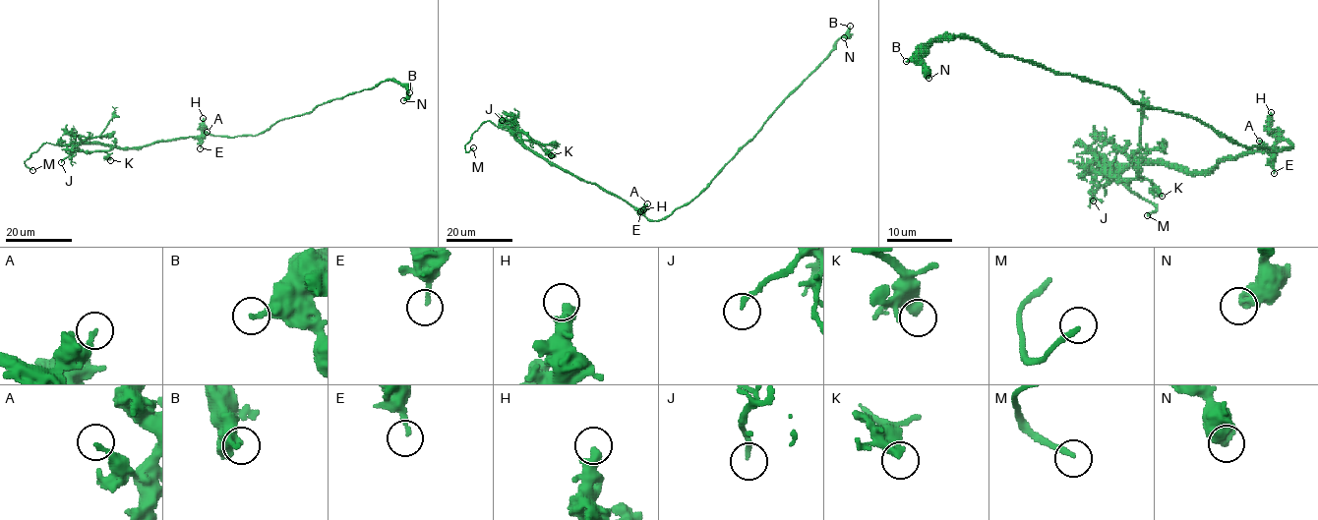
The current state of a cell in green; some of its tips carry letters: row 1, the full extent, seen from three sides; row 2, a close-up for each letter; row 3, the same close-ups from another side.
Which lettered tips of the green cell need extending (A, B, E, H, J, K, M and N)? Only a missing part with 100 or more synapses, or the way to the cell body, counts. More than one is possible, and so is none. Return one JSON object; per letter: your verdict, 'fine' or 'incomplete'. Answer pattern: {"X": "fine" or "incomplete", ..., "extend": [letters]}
{"A": "fine", "B": "fine", "E": "fine", "H": "fine", "J": "fine", "K": "fine", "M": "incomplete", "N": "fine", "extend": ["M"]}

